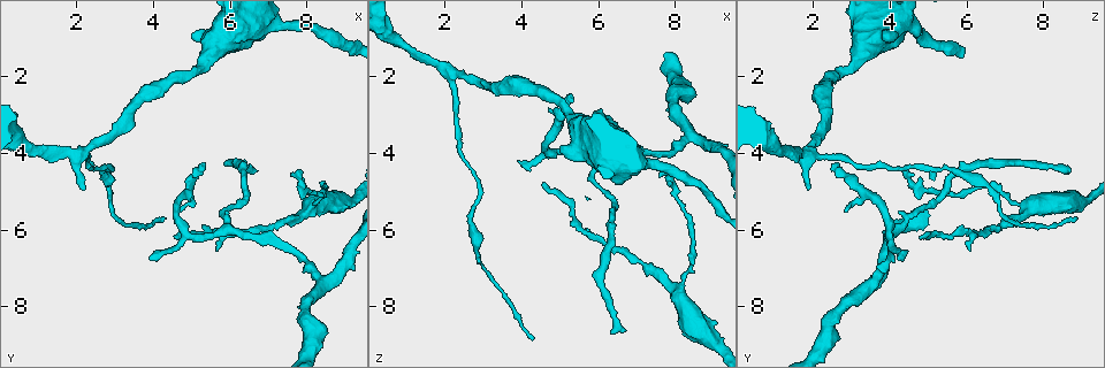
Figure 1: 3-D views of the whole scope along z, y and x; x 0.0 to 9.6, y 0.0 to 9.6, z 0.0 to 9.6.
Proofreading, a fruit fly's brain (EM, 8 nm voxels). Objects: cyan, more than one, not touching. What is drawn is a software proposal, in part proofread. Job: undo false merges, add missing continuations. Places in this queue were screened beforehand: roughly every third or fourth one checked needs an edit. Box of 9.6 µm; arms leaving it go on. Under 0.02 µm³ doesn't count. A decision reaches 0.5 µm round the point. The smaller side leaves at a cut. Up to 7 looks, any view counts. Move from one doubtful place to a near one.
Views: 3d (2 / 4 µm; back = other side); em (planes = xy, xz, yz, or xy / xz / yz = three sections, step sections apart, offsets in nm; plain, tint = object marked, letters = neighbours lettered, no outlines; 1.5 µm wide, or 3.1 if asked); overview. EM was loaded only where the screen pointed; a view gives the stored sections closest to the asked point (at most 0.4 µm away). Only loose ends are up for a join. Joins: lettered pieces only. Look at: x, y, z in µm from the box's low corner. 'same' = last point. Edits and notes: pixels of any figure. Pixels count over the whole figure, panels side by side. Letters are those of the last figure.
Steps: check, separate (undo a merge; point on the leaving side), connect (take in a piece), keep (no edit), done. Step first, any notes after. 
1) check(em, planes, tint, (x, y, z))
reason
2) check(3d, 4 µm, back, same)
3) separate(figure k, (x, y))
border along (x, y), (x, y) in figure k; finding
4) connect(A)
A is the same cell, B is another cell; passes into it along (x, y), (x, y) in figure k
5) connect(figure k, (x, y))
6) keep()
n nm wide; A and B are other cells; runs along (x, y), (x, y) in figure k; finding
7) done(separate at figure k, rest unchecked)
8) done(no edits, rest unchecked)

check(3d, 2 µm, (2.15, 4.05, 2.05))
three arms meet

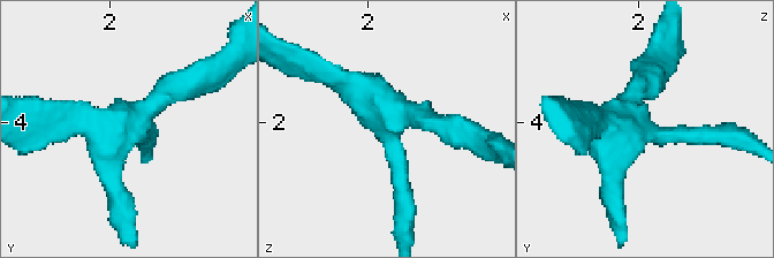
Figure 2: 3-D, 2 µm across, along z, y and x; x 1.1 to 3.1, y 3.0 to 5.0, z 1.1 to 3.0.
check(em, planes, plain, (2.18, 4.02, 1.98))

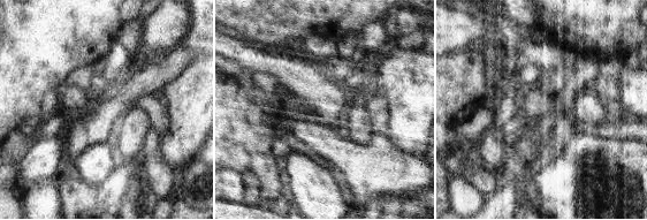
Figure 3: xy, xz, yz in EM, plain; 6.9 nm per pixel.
check(em, planes, letters, same)
see the neighbours

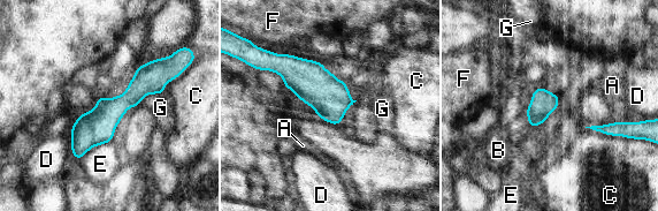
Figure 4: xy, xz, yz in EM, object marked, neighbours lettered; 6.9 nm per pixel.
keep()
150 nm wide; A, B, C, D, E, F and G are other cells; border along (111, 142), (92, 147), (78, 160) in figure 4; continuous, no second cell

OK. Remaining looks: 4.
check(em, planes, letters, (8.15, 5.50, 7.65))
calibre changes

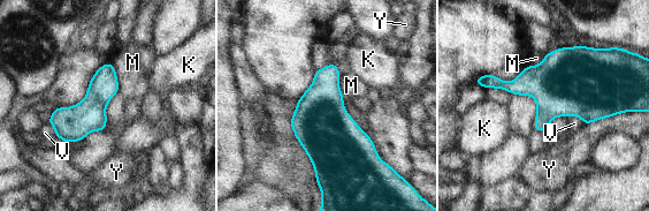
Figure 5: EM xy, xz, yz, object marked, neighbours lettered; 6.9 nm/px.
keep()
Y touches over 320 nm; K, M, V and Y are other cells; continuous, no second cell

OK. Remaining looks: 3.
check(em, planes, letters, (5.35, 4.30, 2.65))
branch stops here

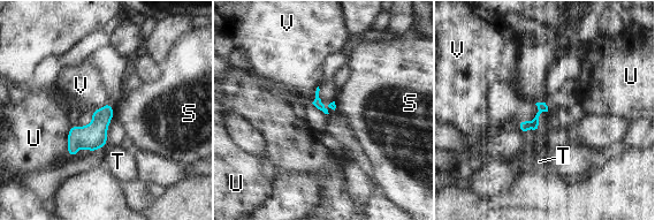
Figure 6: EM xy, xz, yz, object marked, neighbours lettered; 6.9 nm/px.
keep()
S, T, U and V are other cells; none of them fits

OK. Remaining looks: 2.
done(no edits, rest unchecked)

